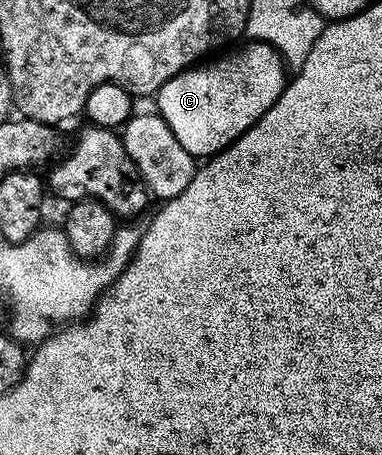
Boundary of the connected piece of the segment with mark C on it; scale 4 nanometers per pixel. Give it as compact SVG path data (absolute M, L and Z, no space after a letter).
M249 40L247 44L217 61L209 60L183 69L155 94L155 108L160 117L191 157L207 159L221 153L274 107L290 80L277 49L261 41Z

